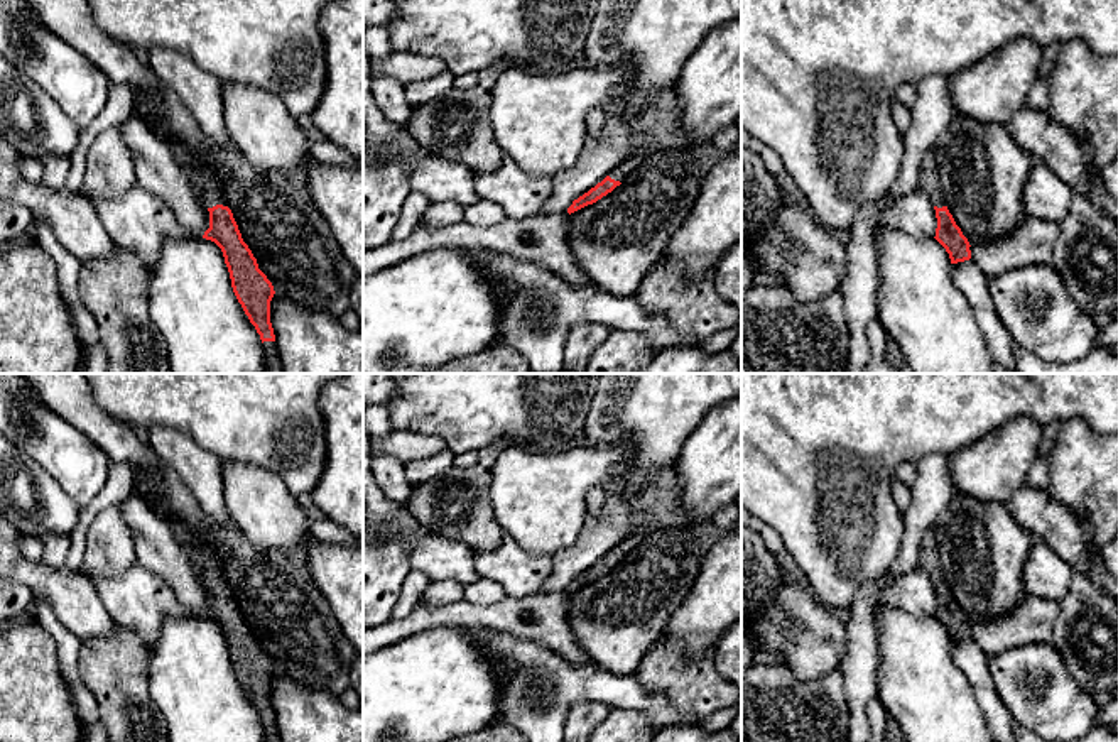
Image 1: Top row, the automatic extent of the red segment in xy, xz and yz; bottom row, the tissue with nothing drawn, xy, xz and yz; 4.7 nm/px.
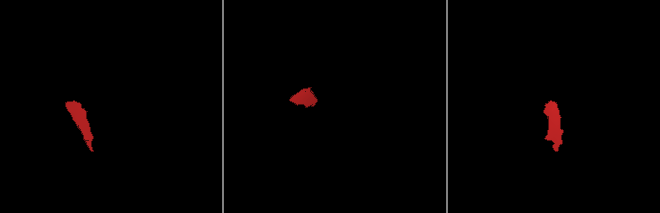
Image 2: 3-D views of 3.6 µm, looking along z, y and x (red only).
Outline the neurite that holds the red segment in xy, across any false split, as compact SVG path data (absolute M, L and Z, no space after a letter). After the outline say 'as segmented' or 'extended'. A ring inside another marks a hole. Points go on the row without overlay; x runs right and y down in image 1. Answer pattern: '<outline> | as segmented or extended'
M167 521L177 541L209 590L209 607L203 617L214 620L225 636L233 671L262 718L263 742L282 742L270 701L270 679L275 673L272 661L258 647L248 624L243 620L231 588L226 585L223 566L211 546L193 537L179 522Z | extended

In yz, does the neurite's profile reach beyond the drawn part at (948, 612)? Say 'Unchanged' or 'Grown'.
Grown

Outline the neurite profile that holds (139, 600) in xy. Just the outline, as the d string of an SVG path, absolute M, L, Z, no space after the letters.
M140 563L122 573L91 575L98 595L113 622L133 630L152 651L166 617L191 617L171 587Z

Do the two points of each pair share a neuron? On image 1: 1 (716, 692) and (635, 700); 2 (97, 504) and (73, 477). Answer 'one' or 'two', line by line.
1: two
2: two

